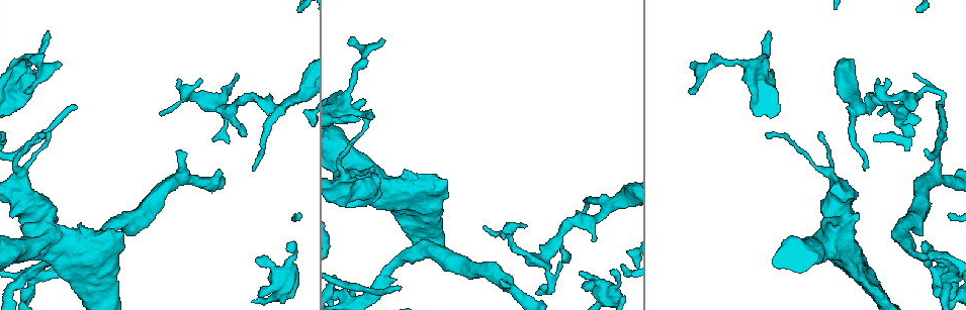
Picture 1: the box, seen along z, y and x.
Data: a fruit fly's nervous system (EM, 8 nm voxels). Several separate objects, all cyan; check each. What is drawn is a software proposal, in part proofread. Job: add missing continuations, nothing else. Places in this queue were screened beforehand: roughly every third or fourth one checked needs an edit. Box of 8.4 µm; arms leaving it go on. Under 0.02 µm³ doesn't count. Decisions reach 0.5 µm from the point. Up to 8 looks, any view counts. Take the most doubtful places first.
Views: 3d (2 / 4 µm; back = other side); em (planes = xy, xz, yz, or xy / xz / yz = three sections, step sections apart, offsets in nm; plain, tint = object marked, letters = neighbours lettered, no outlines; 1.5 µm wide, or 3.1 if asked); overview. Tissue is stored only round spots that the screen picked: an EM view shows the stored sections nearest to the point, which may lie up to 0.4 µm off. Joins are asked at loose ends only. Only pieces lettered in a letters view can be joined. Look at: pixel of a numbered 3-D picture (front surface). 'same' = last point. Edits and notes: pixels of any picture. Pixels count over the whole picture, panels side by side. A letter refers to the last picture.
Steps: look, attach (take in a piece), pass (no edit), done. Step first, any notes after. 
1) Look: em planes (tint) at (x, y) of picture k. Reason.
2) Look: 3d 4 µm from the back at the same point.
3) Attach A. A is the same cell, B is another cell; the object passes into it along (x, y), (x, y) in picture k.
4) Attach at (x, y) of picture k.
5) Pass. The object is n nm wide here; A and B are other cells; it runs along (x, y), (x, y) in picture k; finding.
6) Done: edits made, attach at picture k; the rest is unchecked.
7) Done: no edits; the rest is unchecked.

Look: em planes (letters) at (36, 70) of picture 1. Stops while still wide.

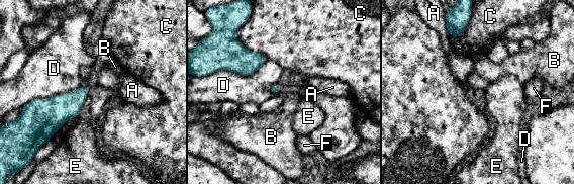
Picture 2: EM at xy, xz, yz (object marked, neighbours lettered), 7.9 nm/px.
Pass. A, B, C, D, E and F are other cells; no lettered piece goes on from it.

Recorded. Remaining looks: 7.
Look: 3d 4 µm at (924, 242) of picture 1. Free end.

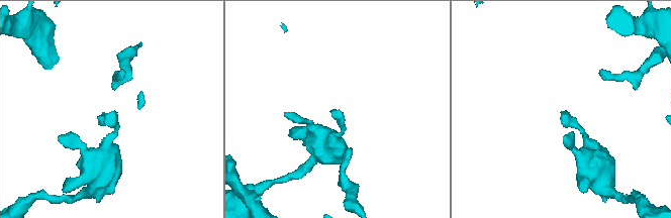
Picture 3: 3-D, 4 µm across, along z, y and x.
Look: em planes (letters) at (339, 113) of picture 3. Need the tissue.

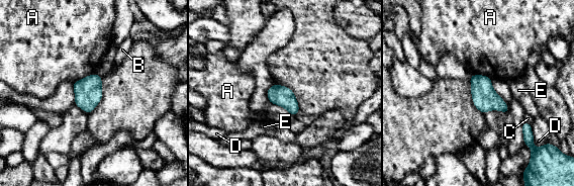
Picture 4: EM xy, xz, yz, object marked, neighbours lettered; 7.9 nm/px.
Pass. A, B, C, D and E are other cells; a border runs along (95, 73), (89, 74), (73, 83) in picture 4; no lettered piece goes on from it.

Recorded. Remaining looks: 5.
Look: 3d 4 µm at (211, 139) of picture 1. Branch stops here.

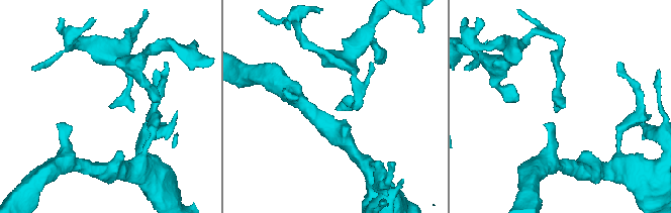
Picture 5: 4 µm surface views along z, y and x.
Look: em yz step 8 (tint) at (111, 106) of picture 5.

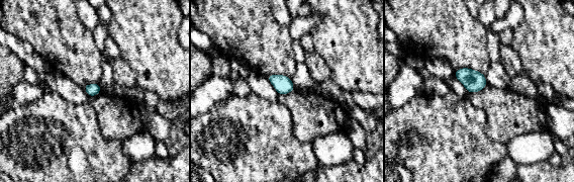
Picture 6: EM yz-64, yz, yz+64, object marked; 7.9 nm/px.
Look: em planes (letters) at the same point.

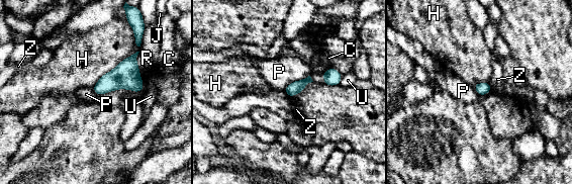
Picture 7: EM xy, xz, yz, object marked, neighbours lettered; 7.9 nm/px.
Attach P. The object is 100 nm wide here; P is the same cell, C, H, J, R, U and Z are other cells; the neuron continues.

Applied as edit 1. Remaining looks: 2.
Done: edits made, attach at picture 7; the rest is unchecked.

